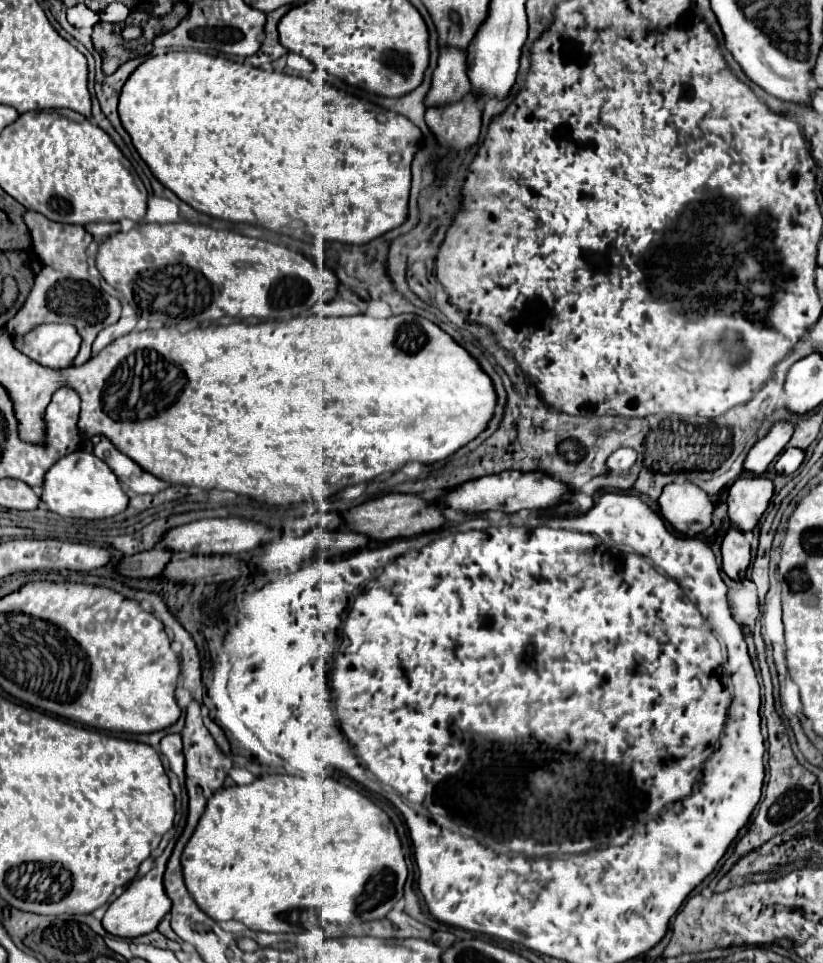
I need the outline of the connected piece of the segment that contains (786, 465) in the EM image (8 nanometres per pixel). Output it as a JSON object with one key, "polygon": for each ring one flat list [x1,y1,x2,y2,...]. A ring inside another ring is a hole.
{"polygon":[[786,447,784,453,780,455,780,459,776,461,776,471,782,475,794,473,804,461,804,451,798,447]]}

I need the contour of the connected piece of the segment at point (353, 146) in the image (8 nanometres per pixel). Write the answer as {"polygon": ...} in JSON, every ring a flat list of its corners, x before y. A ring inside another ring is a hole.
{"polygon":[[170,51,166,55,146,59,128,77,120,93,118,113,124,129,132,137,138,155,146,161,152,175,172,193,176,193,176,197,180,197,184,203,192,205,200,213,208,213,210,217,232,221,232,223,266,227,274,233,284,233,300,241,322,239,322,241,340,241,352,245,370,243,372,239,382,237,384,233,400,227,408,219,408,197,412,187,410,165,414,161,414,155,420,151,422,131,414,123,410,123,410,119,406,119,404,115,356,99,346,91,340,91,324,81,314,83,304,77,294,77,278,71,264,71,258,67,230,61,222,55,206,55,198,51],[298,103,314,103,314,115,302,115,302,111,298,111]]}

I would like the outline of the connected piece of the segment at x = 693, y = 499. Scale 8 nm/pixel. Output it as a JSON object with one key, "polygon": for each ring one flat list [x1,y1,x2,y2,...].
{"polygon":[[670,483,664,487,660,499,660,513,674,529,686,535,698,535,712,523,712,503,706,491,696,483]]}

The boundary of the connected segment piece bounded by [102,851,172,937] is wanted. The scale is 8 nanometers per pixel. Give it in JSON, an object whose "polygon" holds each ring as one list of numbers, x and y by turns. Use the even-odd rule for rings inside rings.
{"polygon":[[164,851,160,857,156,857,156,867,152,871,148,871,144,877,132,881,132,885,114,903,110,903,110,907,102,919,102,925,108,933,112,933,116,937,140,937,140,935,154,931,158,927,158,923,162,921,162,917,166,913,170,913,172,903,170,903,170,897,166,895,166,889,162,883,168,857,170,857,170,851]]}

